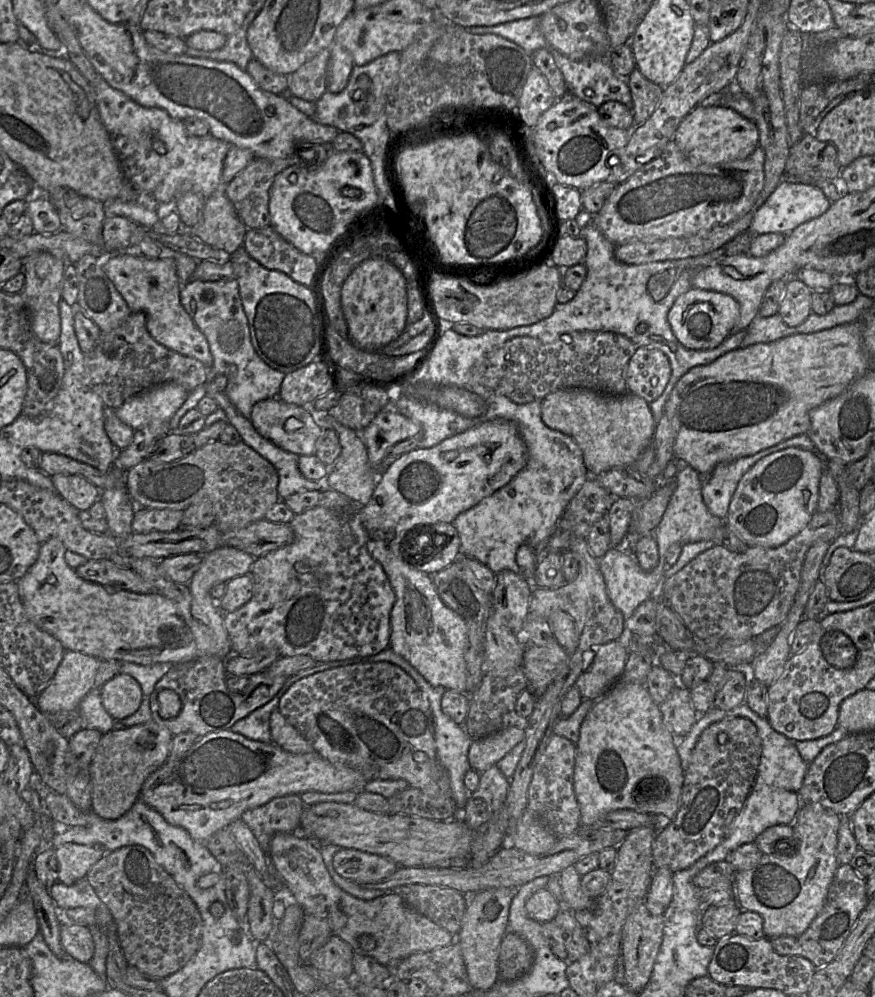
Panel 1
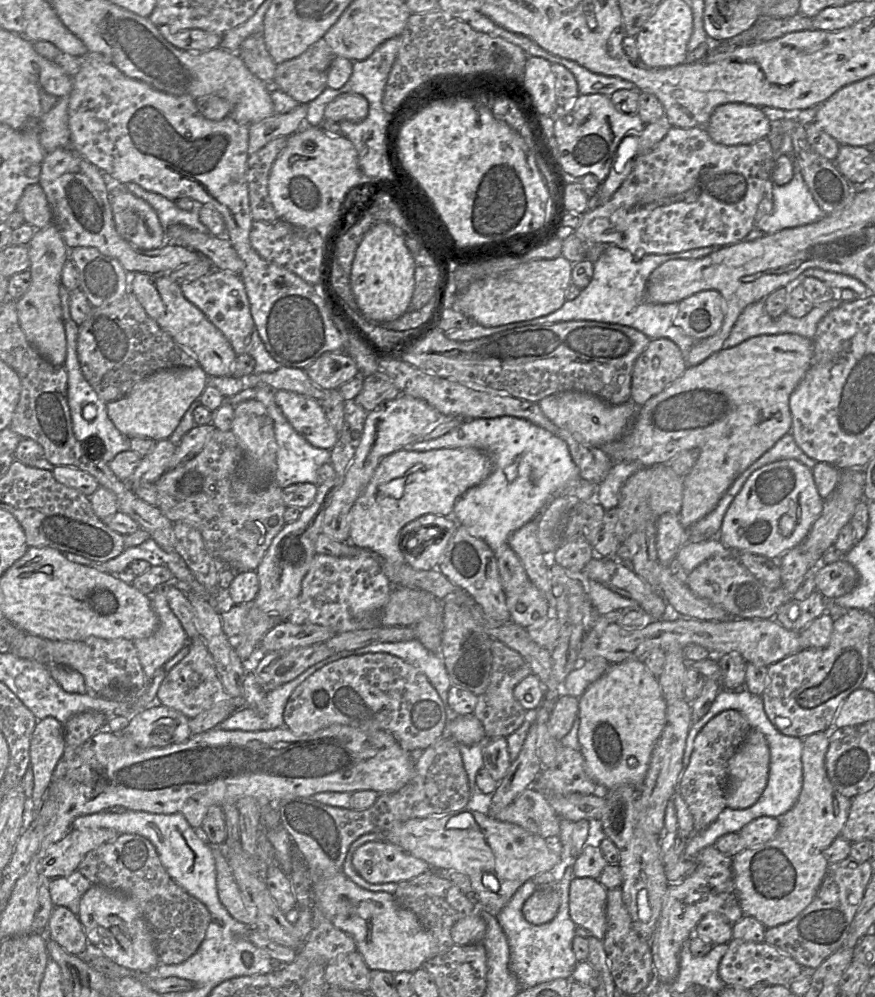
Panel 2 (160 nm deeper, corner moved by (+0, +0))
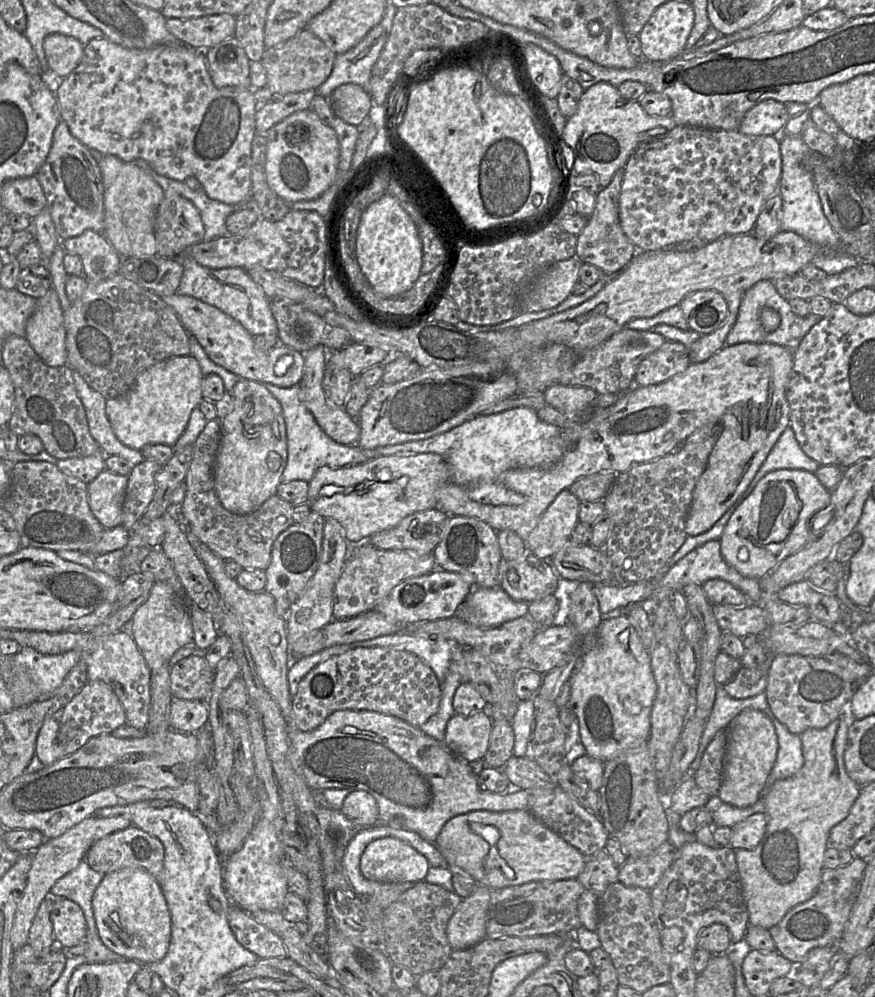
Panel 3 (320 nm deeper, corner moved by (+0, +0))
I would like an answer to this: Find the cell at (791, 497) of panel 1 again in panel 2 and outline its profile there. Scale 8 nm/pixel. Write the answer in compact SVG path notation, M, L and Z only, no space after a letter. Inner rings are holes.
M794 459L777 461L748 477L725 514L718 538L733 552L745 551L779 559L807 537L823 508L824 500L817 491L812 469ZM784 515L795 521L789 535L780 531L780 519Z

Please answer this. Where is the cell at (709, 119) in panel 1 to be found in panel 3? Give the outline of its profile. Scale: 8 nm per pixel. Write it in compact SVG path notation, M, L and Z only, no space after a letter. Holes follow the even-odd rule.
M767 99L747 111L738 131L748 136L779 136L789 119L786 104Z

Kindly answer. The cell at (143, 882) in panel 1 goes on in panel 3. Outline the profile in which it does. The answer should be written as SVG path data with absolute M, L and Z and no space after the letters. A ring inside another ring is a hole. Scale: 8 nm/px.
M134 825L96 841L88 850L84 860L93 870L104 875L122 868L140 867L151 874L159 884L163 880L163 844L157 838Z

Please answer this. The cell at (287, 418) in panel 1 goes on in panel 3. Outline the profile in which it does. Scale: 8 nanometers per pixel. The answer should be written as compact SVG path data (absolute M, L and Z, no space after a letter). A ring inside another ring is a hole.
M316 347L305 353L305 371L301 383L298 385L302 390L302 402L314 416L320 428L335 442L342 445L357 445L361 428L358 420L351 418L344 409L331 404L323 390L323 379L329 363L329 351L324 347Z

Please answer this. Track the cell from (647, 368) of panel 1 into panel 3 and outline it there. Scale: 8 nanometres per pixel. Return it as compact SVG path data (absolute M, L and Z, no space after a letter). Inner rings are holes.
M667 340L640 363L634 382L638 387L658 385L684 372L690 364L688 348Z

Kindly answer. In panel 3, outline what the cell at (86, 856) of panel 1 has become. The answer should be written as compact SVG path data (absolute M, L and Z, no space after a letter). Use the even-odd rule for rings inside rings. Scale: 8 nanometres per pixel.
M93 814L74 825L61 836L54 839L47 839L33 853L32 865L28 873L26 887L22 893L22 899L18 903L11 931L10 940L14 951L28 943L29 930L33 919L40 904L50 897L52 886L59 879L74 870L85 859L88 850L96 841L117 831L126 829L131 825L131 821L123 816L100 817Z

